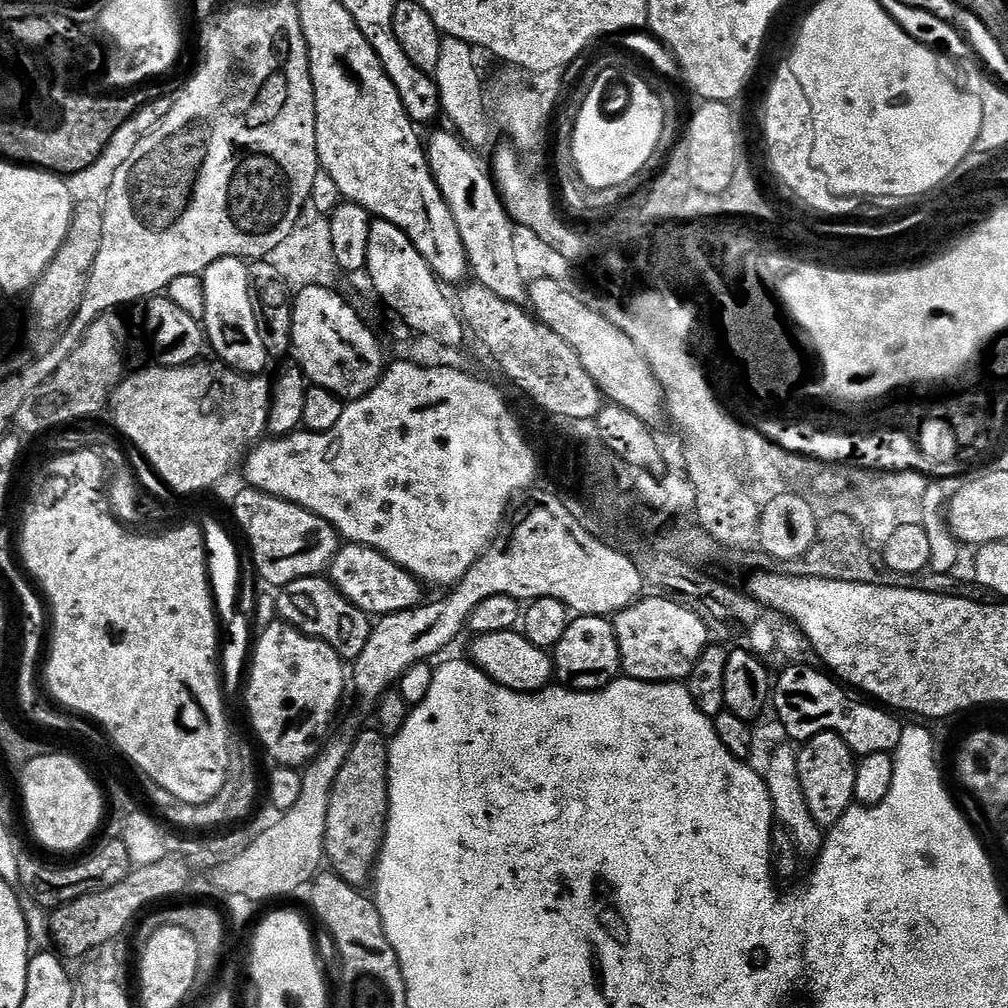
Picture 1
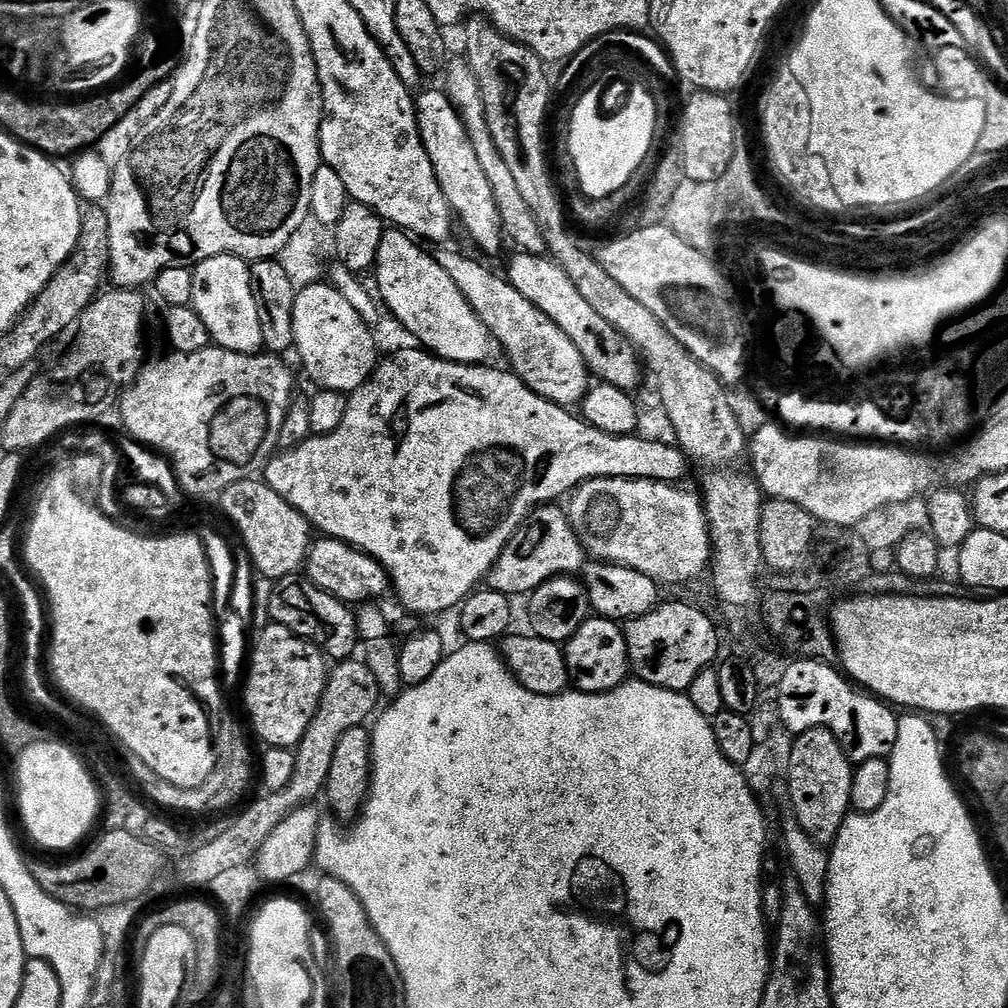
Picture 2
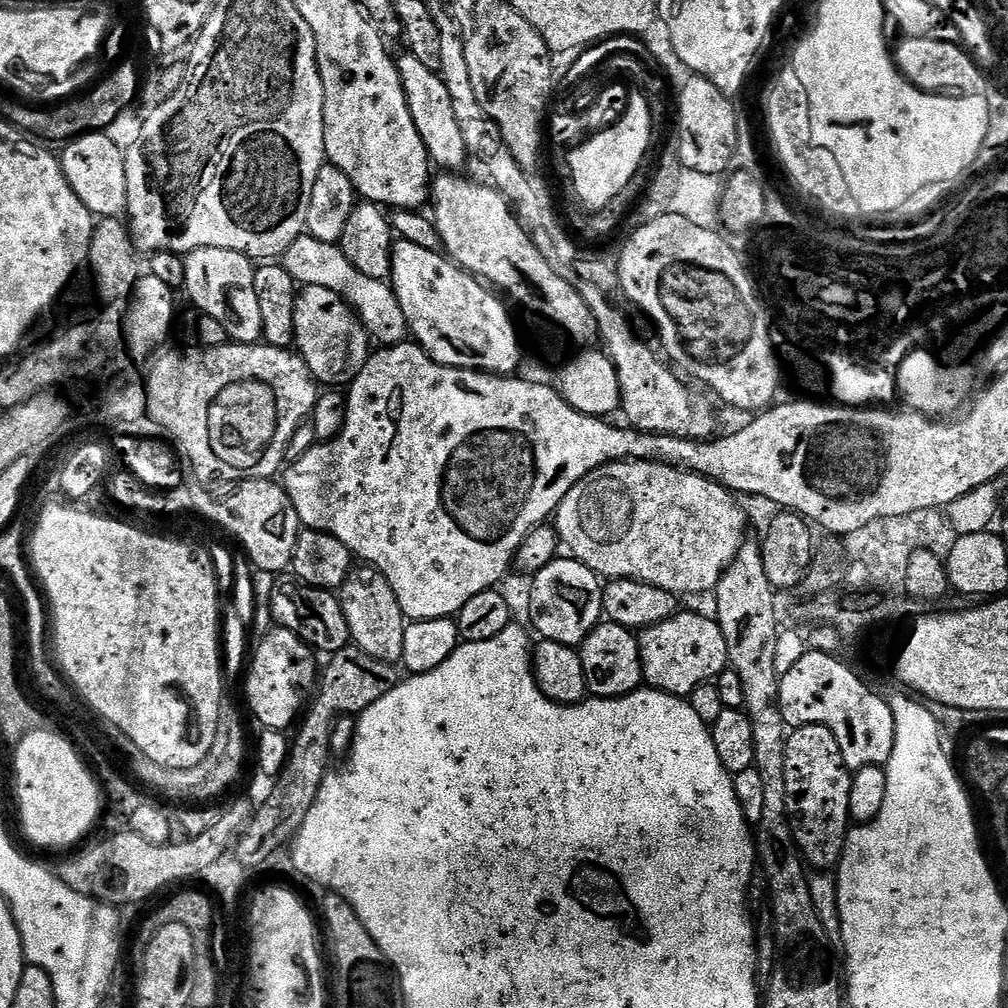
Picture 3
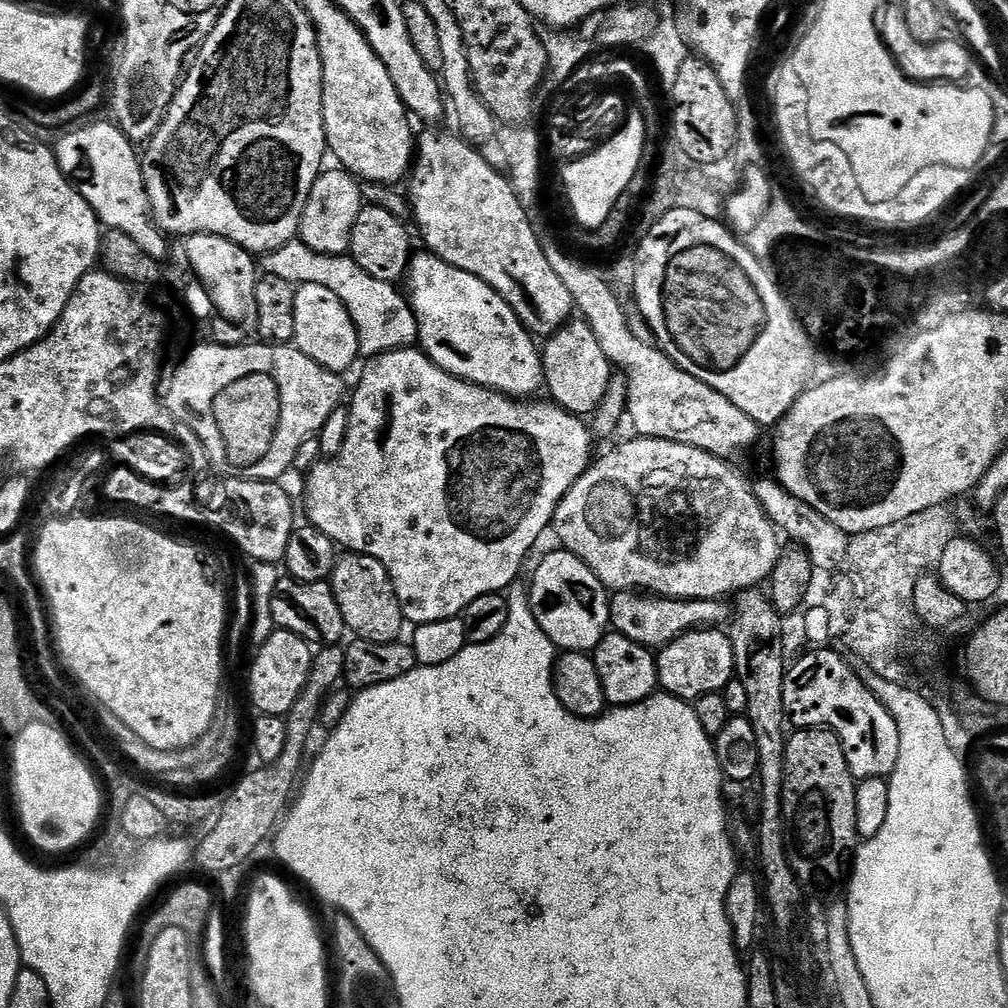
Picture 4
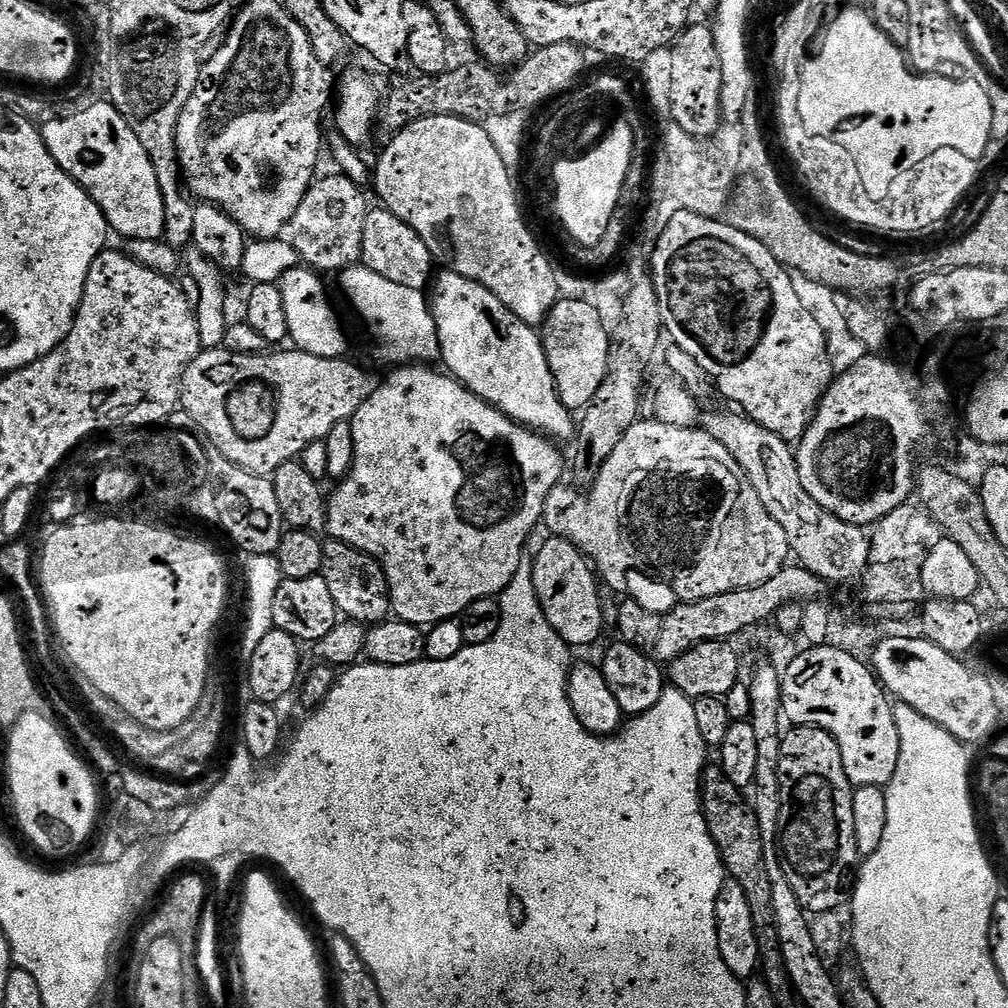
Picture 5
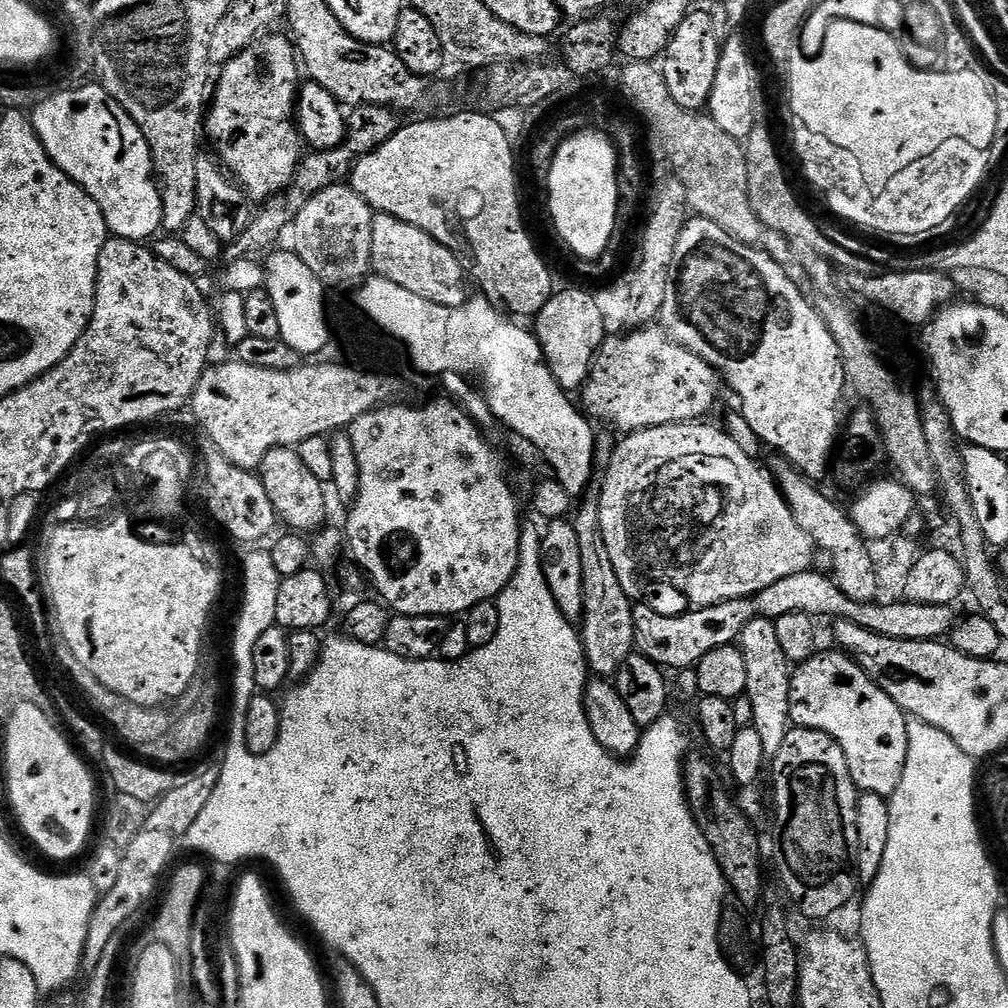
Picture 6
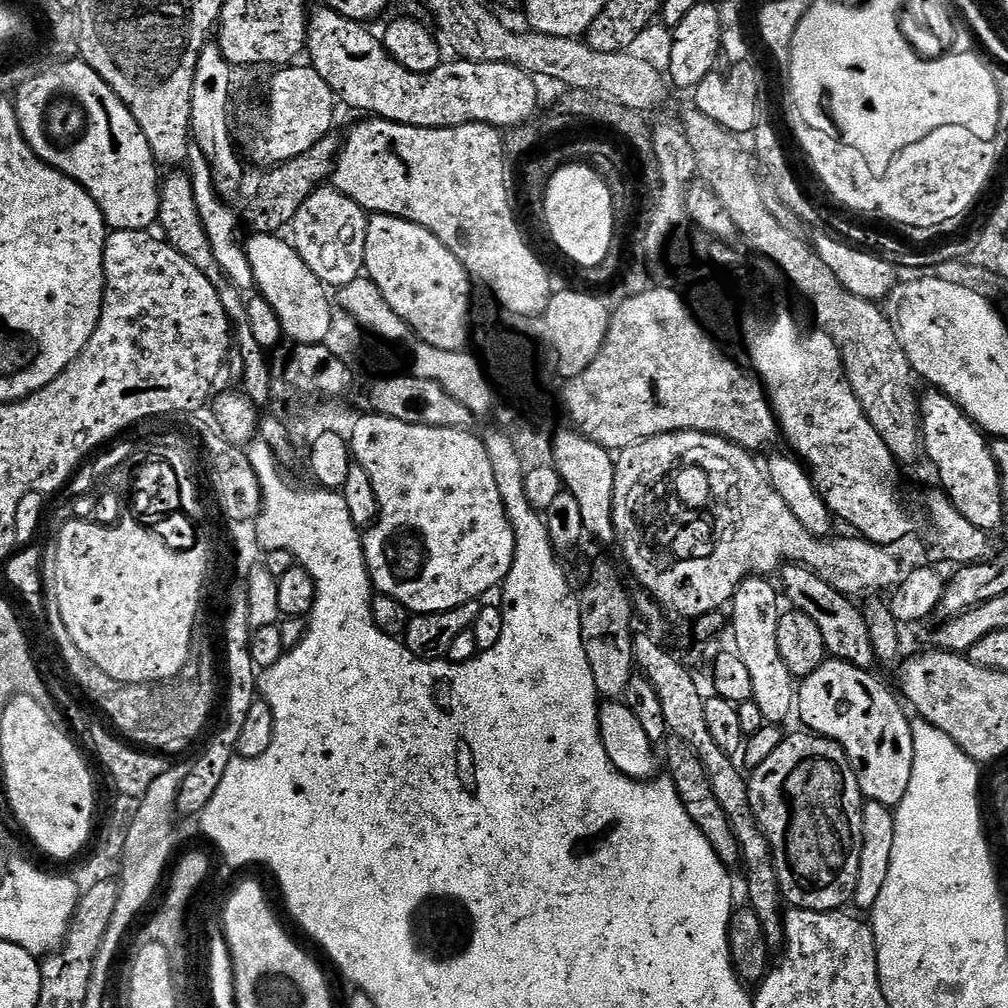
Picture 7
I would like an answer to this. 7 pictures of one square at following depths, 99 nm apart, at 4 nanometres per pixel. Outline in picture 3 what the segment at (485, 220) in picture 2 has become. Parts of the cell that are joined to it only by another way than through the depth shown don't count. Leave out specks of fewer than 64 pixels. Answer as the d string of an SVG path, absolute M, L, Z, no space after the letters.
M404 54L398 60L400 78L406 102L410 106L410 118L414 118L414 126L418 126L418 134L428 151L428 159L440 170L460 170L470 157L466 150L466 142L462 139L462 130L458 127L458 118L454 118L454 105L450 102L450 90L446 90L446 82L439 72L429 70L418 58Z

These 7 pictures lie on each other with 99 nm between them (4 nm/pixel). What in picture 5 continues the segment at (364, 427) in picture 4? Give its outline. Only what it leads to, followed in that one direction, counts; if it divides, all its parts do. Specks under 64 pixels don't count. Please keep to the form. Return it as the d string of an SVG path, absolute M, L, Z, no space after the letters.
M409 363L407 366L396 366L391 369L392 372L385 378L381 384L377 383L373 387L372 393L366 398L366 402L362 402L360 409L352 415L352 429L354 430L354 462L352 468L349 470L347 476L335 485L336 488L327 497L328 505L328 525L327 535L333 540L341 540L348 543L349 546L357 548L367 555L370 555L378 561L381 567L384 568L385 578L388 580L389 590L391 592L391 611L394 613L395 619L405 620L411 624L419 624L421 626L431 626L442 622L443 620L451 620L459 617L470 606L470 602L478 602L487 596L499 597L504 588L510 582L510 578L514 578L514 574L518 570L521 560L525 559L526 551L525 544L528 535L533 530L536 523L543 521L544 507L546 506L546 498L550 494L550 490L554 490L566 476L566 456L559 452L557 445L553 443L549 437L533 432L530 428L525 428L524 425L516 423L515 420L510 419L505 412L499 412L492 404L487 404L481 396L475 396L470 389L464 387L459 380L453 378L451 375L445 374L443 371L435 372L432 366L421 366L419 363Z

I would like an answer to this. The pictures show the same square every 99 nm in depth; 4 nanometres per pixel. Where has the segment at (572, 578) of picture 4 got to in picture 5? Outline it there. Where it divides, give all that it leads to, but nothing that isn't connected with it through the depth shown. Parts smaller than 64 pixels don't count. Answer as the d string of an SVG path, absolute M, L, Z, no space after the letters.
M554 537L532 561L535 593L538 594L539 604L550 626L569 647L594 643L602 632L604 614L599 583L587 557L570 541Z

